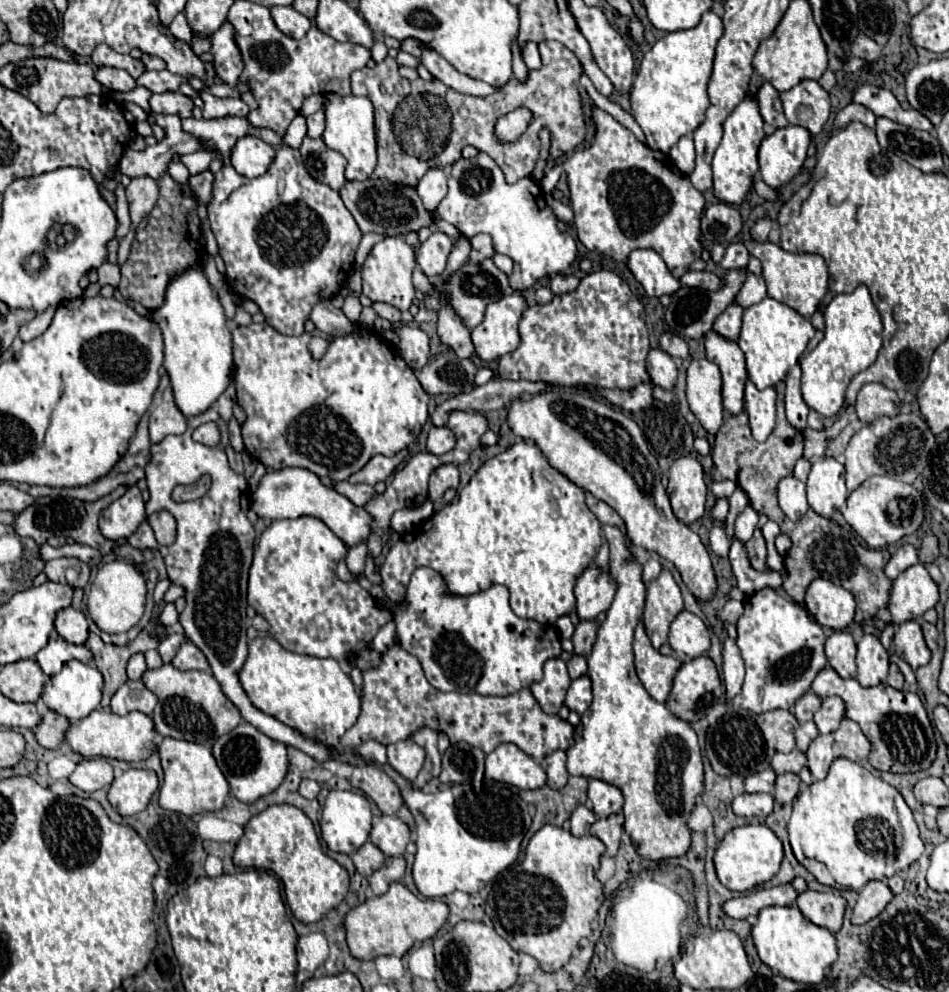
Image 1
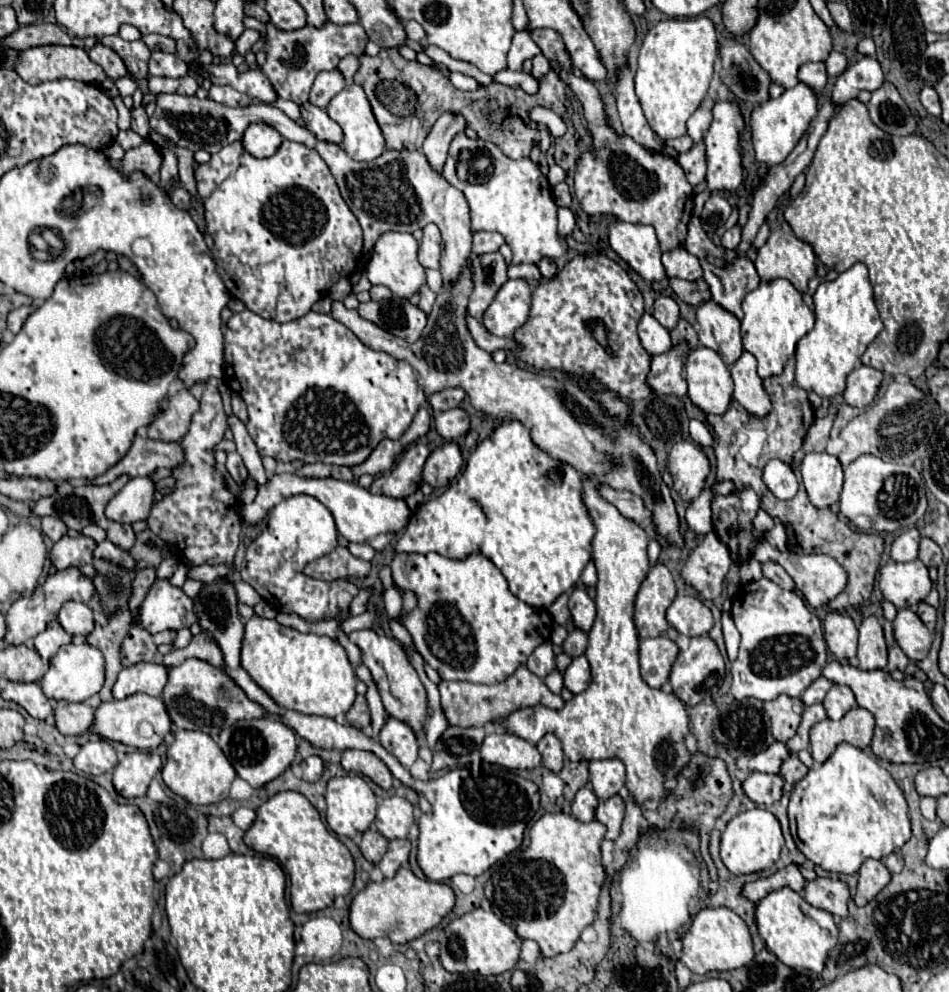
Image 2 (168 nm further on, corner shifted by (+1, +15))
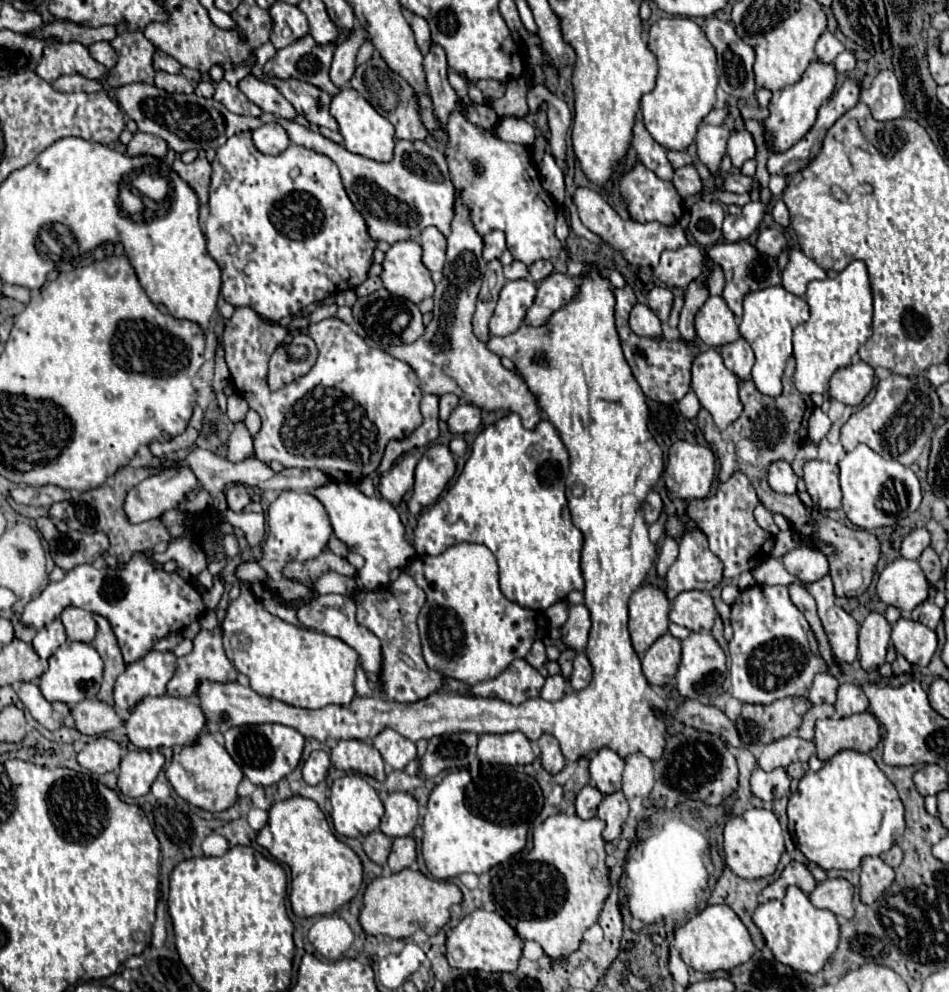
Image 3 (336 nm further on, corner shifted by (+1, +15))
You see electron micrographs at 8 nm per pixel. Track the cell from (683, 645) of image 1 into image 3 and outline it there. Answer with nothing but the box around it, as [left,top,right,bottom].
[669,591,717,633]

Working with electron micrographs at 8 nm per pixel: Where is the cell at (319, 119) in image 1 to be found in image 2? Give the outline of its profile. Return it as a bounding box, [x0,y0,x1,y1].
[311,69,345,107]

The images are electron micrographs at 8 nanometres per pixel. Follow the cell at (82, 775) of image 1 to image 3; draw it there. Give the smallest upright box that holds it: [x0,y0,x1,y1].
[77,737,121,773]

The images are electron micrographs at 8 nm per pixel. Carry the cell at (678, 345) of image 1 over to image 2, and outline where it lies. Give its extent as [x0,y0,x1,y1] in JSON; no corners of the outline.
[653,297,679,329]

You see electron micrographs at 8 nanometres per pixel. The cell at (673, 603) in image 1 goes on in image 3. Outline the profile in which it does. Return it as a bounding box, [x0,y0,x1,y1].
[629,583,669,655]

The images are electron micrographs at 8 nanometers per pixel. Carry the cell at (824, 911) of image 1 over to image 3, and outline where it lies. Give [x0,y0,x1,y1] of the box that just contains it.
[809,878,853,919]

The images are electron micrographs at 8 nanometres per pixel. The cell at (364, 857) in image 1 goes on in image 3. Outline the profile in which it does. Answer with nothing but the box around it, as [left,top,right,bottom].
[363,829,391,865]

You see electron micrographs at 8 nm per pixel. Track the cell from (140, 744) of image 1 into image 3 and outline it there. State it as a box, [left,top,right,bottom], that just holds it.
[123,697,205,749]

